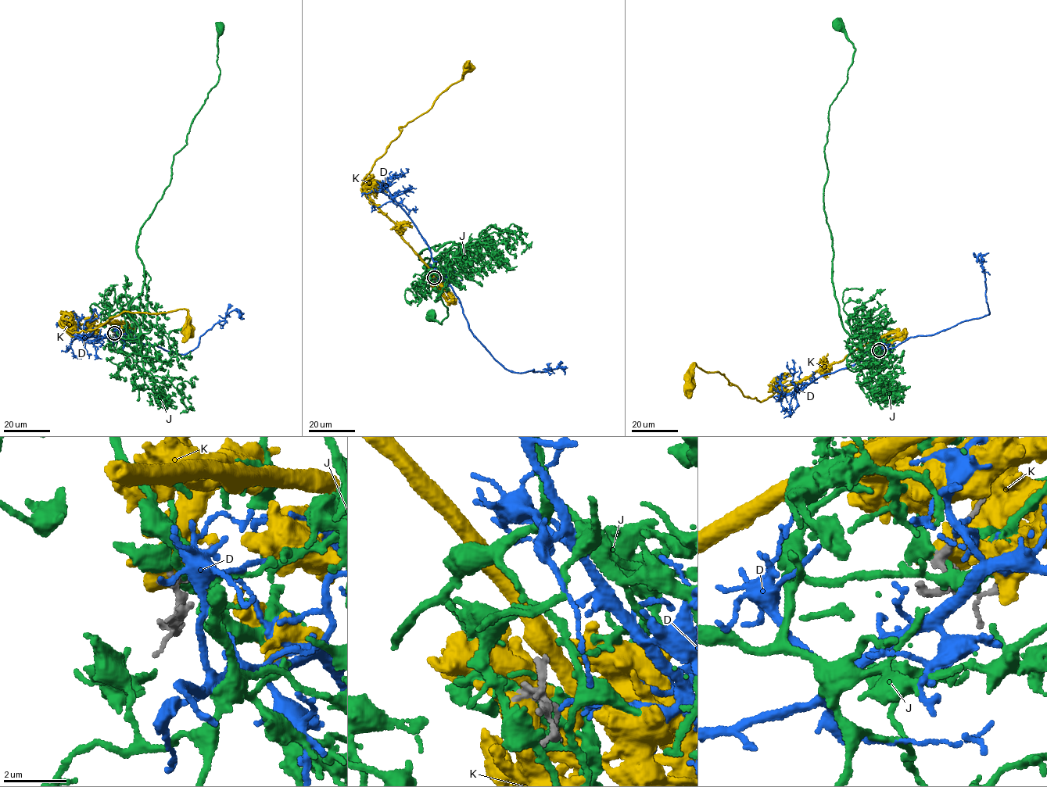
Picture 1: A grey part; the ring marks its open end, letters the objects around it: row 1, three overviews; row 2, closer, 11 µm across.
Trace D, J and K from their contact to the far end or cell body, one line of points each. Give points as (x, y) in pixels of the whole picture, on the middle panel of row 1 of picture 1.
D: (436, 281), (448, 284), (457, 297), (468, 327), (506, 368), (525, 373), (533, 369), (541, 372), (568, 367)
J: (432, 280), (451, 241), (417, 255), (430, 258), (447, 308), (441, 324), (432, 316)
K: (433, 280), (428, 268), (362, 185), (402, 127), (428, 110), (470, 66)

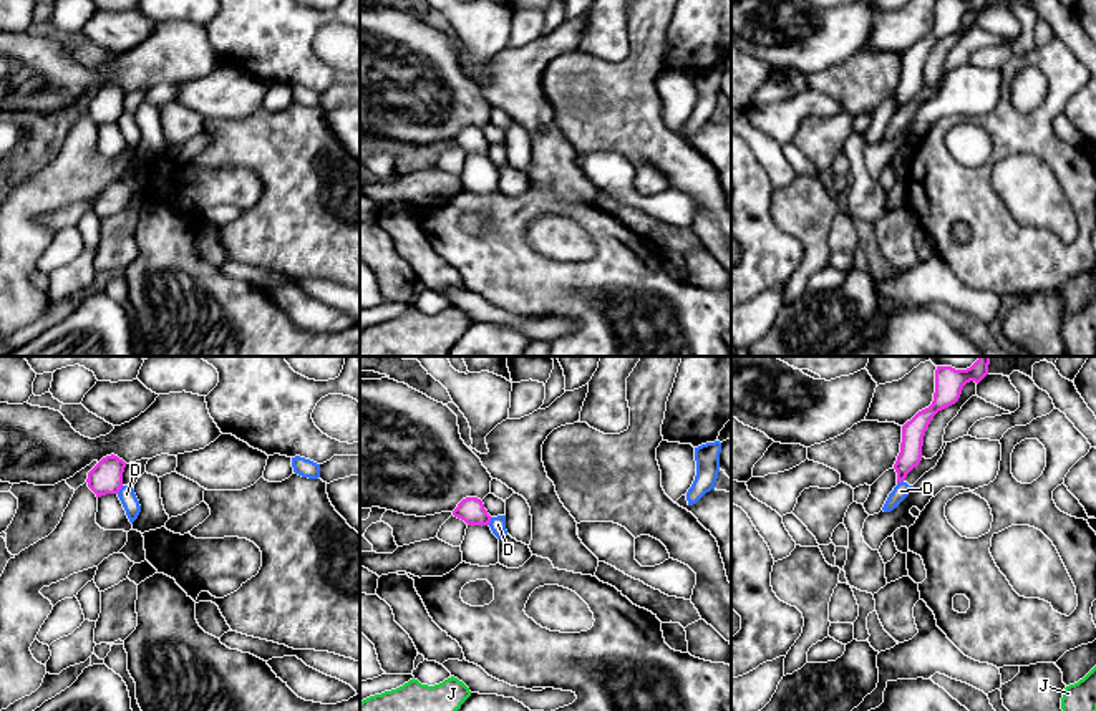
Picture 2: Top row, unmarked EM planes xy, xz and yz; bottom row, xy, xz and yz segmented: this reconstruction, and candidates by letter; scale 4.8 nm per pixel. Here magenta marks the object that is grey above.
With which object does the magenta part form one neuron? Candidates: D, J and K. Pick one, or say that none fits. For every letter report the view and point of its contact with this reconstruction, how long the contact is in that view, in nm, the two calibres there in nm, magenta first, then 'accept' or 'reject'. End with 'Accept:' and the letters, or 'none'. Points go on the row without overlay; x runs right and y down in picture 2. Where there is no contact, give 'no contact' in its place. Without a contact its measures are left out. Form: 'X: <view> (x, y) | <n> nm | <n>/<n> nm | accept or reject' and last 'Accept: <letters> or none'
D: xy (120, 116) | 50 nm | 160/80 nm | reject
J: no contact | reject
K: no contact | reject
Accept: none

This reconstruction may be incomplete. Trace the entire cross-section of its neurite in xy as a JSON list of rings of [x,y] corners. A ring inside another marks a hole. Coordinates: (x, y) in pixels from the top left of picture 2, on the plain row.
[[[111,83],[103,86],[90,101],[88,101],[88,116],[96,123],[96,126],[106,123],[118,123],[123,116],[123,101],[126,91],[118,85]]]

